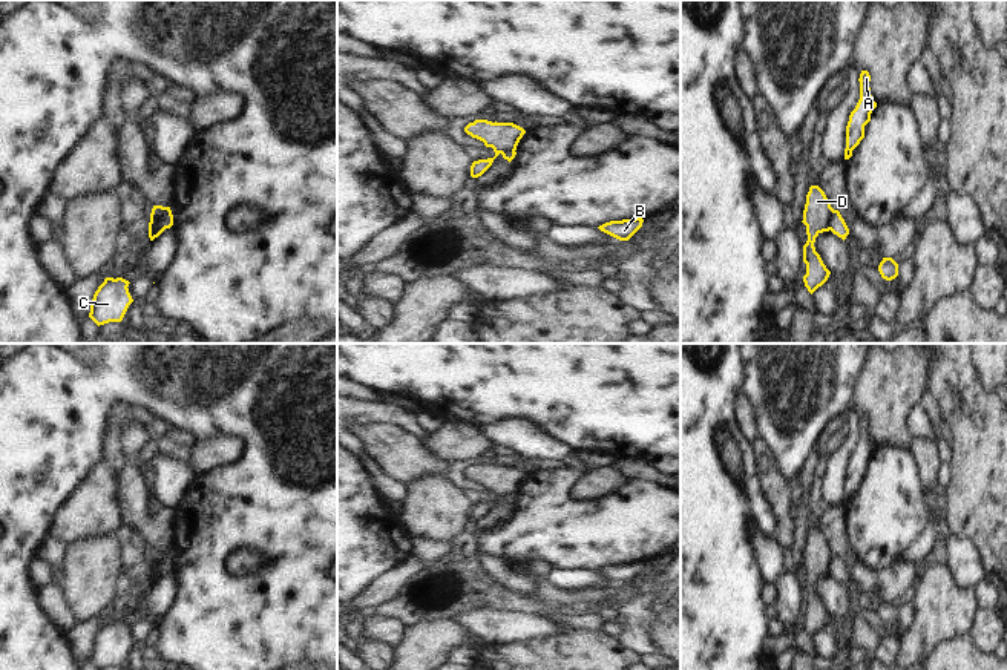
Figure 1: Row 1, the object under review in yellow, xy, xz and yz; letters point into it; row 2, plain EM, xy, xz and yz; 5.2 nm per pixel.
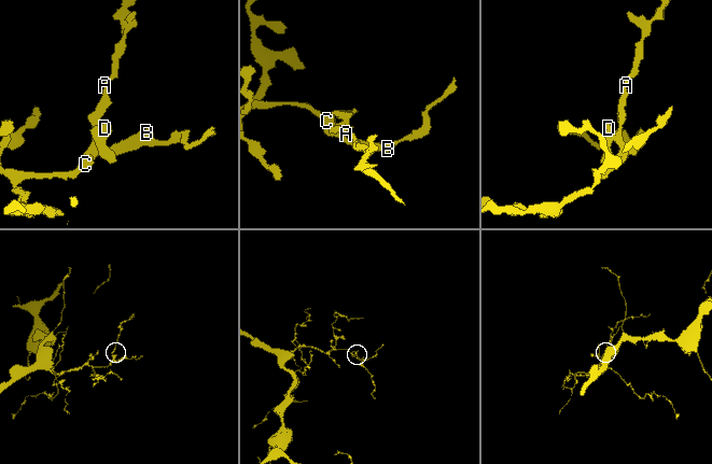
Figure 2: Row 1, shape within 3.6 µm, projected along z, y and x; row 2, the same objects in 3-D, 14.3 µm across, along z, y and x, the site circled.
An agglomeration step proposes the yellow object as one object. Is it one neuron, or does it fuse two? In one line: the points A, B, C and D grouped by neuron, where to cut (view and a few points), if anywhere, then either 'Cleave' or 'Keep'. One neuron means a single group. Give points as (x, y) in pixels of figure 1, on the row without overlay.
Groups: A B C / D. Split along xy (170, 555), (163, 555), (150, 564). Cleave.

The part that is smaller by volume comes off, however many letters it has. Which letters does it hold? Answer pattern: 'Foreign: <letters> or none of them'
Foreign: D

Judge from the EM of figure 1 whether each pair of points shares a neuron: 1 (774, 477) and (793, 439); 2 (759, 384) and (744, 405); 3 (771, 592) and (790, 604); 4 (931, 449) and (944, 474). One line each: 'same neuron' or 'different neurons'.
1: different neurons
2: different neurons
3: different neurons
4: different neurons

